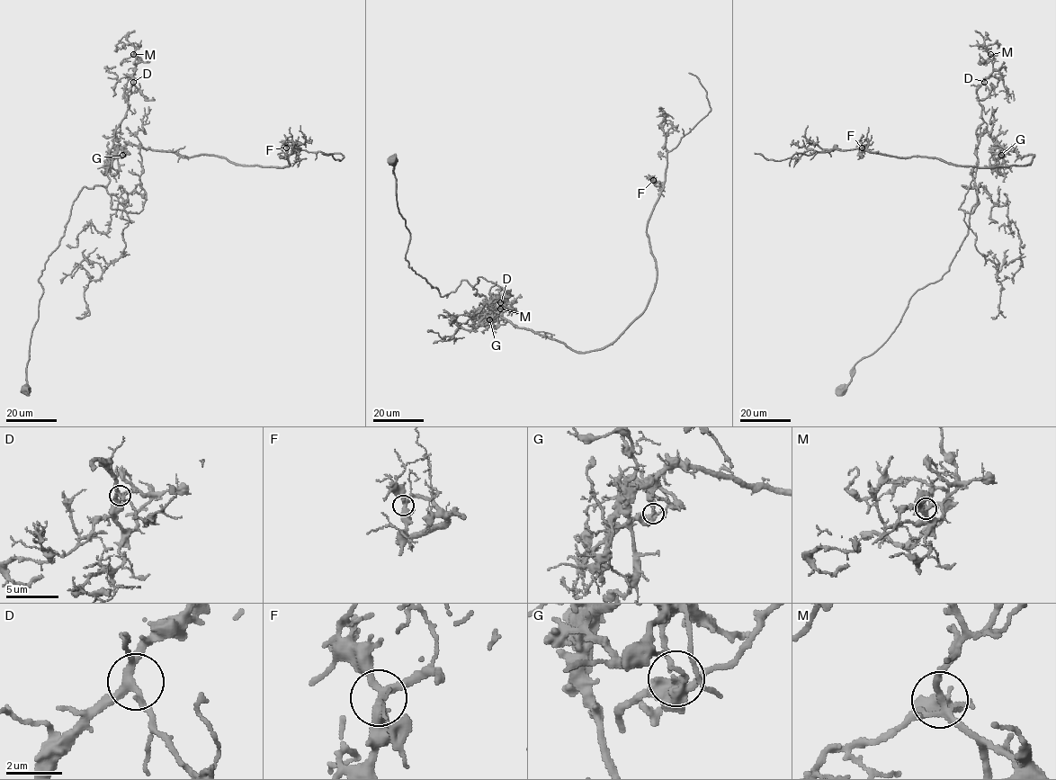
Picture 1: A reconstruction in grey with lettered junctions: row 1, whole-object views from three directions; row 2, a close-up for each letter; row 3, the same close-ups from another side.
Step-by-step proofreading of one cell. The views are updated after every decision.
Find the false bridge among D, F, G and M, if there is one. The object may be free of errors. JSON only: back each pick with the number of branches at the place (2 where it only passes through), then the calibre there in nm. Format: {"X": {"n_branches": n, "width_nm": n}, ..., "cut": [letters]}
{"G": {"n_branches": 4, "width_nm": 320}, "cut": ["G"]}

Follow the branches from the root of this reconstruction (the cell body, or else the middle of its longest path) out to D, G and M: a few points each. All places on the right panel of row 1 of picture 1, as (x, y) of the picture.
D: (841, 389), (967, 235), (978, 198), (962, 185), (976, 174), (984, 82)
G: (841, 389), (909, 298), (949, 271), (978, 200), (962, 185), (975, 176), (984, 122), (1001, 155)
M: (841, 389), (967, 235), (978, 198), (962, 185), (976, 174), (976, 89), (993, 71), (990, 54)

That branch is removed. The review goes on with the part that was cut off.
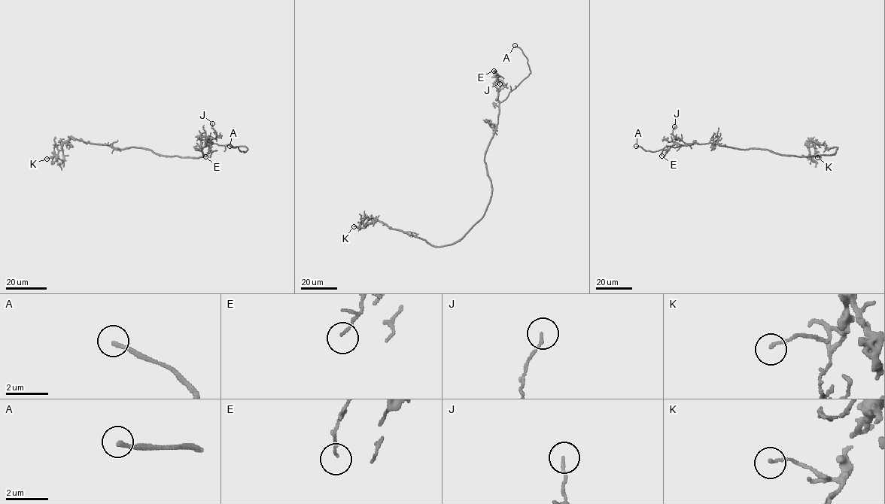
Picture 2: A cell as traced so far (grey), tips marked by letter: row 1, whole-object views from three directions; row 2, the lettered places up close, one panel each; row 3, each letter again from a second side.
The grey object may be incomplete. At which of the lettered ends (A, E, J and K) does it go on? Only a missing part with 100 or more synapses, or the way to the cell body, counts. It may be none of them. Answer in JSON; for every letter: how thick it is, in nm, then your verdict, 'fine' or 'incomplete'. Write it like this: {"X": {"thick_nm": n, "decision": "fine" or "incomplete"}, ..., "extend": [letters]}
{"A": {"thick_nm": 190, "decision": "incomplete"}, "E": {"thick_nm": 100, "decision": "fine"}, "J": {"thick_nm": 120, "decision": "fine"}, "K": {"thick_nm": 120, "decision": "fine"}, "extend": ["A"]}

